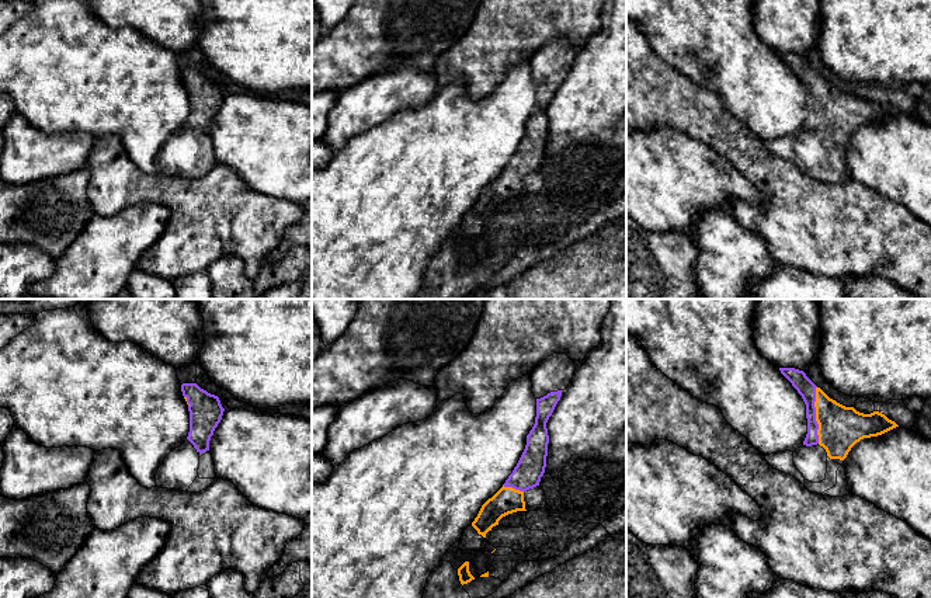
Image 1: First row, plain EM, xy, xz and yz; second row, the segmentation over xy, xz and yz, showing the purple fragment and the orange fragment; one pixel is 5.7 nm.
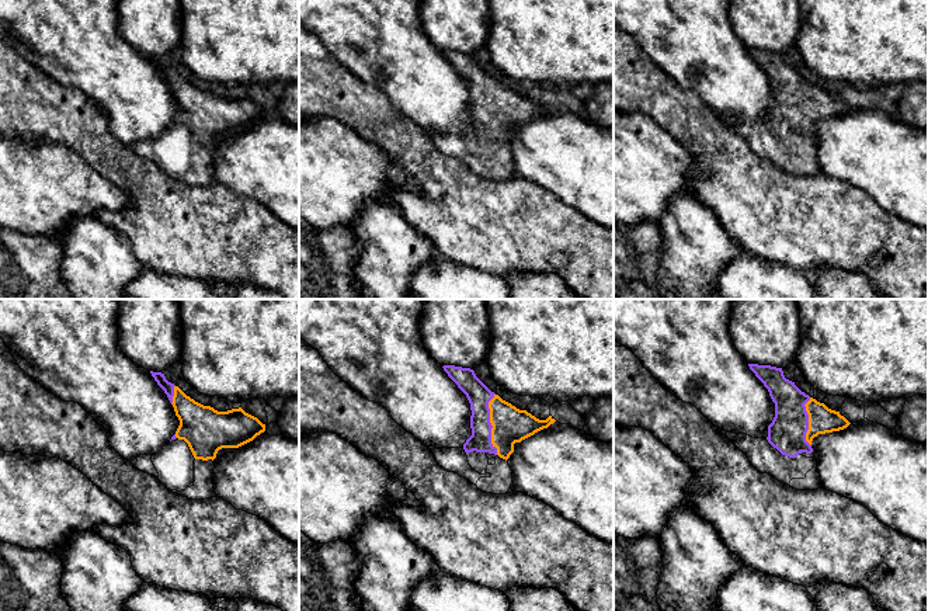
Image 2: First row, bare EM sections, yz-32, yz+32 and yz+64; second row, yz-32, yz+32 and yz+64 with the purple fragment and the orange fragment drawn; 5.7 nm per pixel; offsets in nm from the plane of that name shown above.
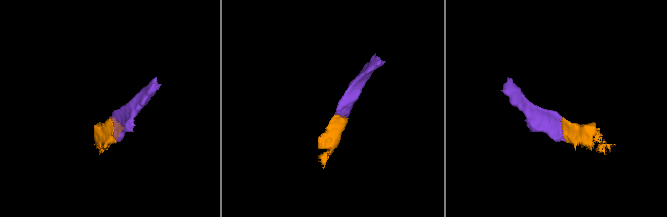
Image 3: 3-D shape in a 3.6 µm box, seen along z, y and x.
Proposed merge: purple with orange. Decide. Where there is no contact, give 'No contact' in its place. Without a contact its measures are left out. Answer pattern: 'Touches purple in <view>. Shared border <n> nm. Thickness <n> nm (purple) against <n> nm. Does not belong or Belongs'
Touches purple in yz. Shared border 320 nm. Thickness 100 nm (purple) against 240 nm. Belongs

